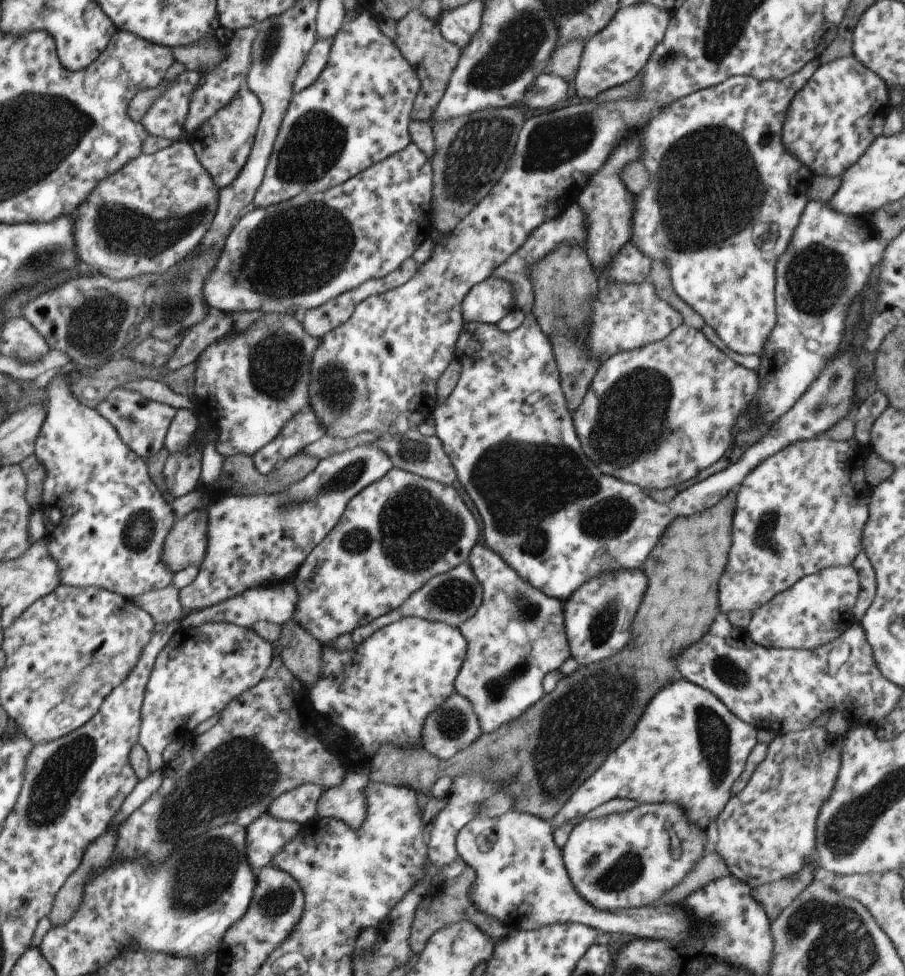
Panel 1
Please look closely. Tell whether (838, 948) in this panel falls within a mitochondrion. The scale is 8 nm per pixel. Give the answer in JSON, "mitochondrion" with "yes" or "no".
{"mitochondrion":"yes"}

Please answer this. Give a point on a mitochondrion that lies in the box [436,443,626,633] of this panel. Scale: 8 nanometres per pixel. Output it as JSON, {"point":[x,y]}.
{"point":[528,611]}

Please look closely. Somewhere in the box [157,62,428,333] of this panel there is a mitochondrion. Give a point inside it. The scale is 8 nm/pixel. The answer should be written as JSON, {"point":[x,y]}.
{"point":[296,249]}

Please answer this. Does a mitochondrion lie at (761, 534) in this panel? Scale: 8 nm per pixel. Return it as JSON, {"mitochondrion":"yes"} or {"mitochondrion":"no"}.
{"mitochondrion":"yes"}

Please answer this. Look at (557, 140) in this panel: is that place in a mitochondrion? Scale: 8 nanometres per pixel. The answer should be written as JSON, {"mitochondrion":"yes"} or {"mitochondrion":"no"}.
{"mitochondrion":"yes"}

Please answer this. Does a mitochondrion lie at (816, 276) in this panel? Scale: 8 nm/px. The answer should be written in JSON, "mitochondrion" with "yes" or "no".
{"mitochondrion":"yes"}

